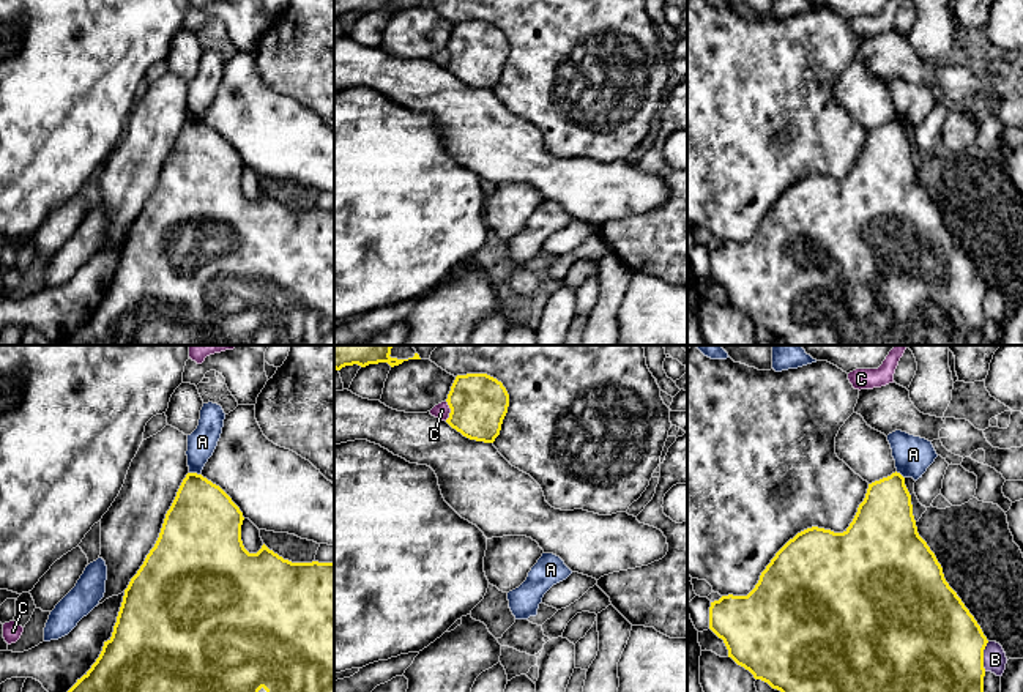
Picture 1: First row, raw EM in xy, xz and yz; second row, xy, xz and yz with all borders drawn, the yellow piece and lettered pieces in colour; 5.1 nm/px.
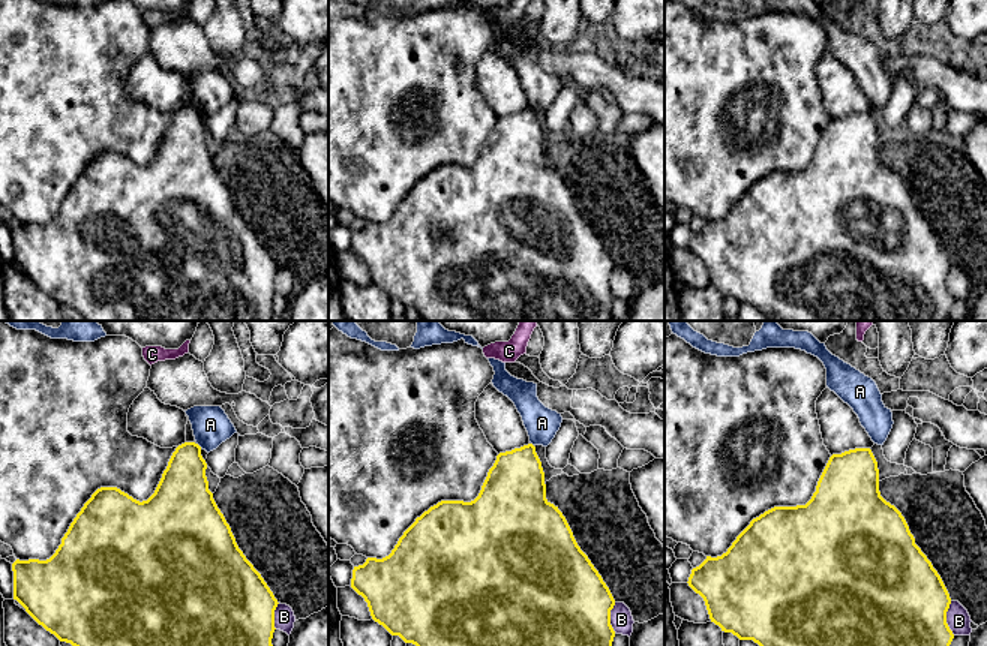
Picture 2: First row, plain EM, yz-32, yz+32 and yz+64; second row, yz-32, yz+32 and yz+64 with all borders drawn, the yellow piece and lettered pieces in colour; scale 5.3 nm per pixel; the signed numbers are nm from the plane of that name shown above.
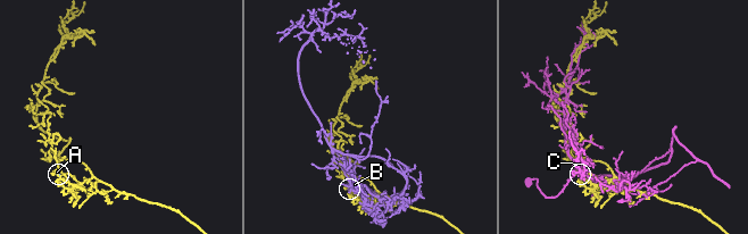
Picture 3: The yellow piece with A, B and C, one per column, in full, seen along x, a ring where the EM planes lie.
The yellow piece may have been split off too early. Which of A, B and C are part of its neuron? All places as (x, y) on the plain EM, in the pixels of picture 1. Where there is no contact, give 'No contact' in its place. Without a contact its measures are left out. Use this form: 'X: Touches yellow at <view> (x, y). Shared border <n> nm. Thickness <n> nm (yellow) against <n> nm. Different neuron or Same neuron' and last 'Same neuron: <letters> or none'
A: Touches yellow at xy (194, 120). Shared border 60 nm. Thickness 360 nm (yellow) against 150 nm. Different neuron
B: Touches yellow at yz (982, 303). Shared border 150 nm. Thickness 500 nm (yellow) against 120 nm. Different neuron
C: Touches yellow at xz (451, 57). Shared border 100 nm. Thickness 300 nm (yellow) against 80 nm. Different neuron
Same neuron: none

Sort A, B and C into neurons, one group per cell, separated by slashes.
A / B / C

